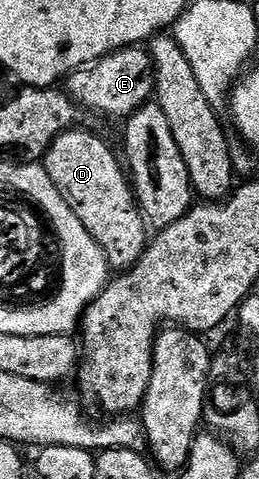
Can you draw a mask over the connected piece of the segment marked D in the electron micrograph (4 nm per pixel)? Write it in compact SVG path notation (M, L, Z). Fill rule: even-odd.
M70 131L53 140L53 146L46 151L43 158L45 170L47 175L51 175L51 183L55 183L55 187L63 195L63 199L69 204L71 211L75 211L79 223L83 223L83 227L87 227L87 231L93 236L95 243L99 243L110 266L117 271L128 271L145 254L147 222L141 212L141 206L137 204L130 178L119 157L119 162L117 162L116 155L95 134L77 132Z

